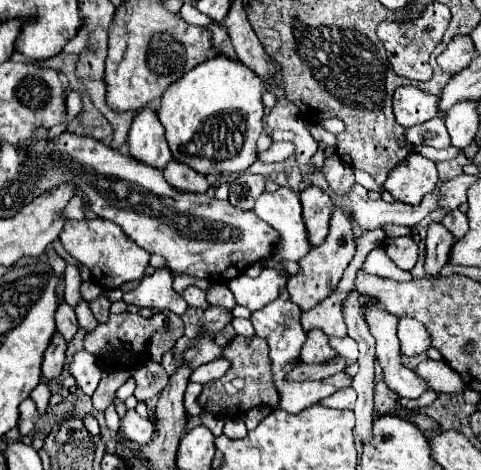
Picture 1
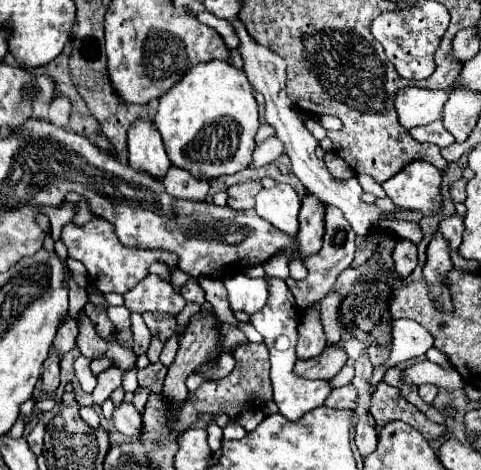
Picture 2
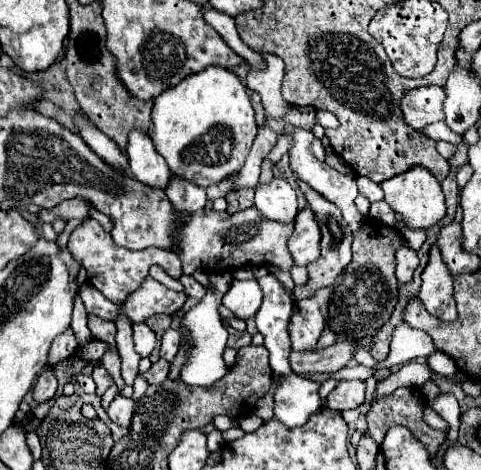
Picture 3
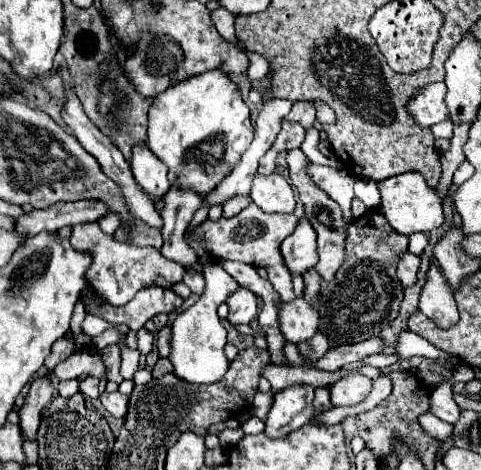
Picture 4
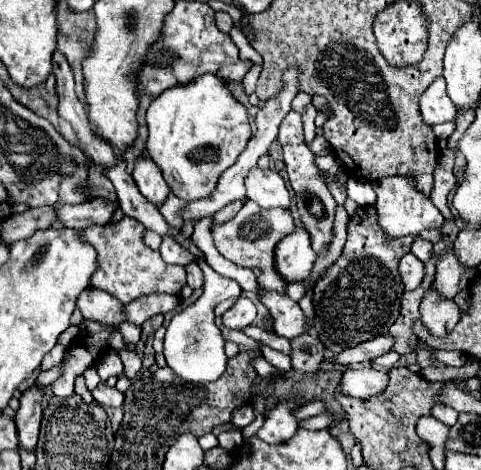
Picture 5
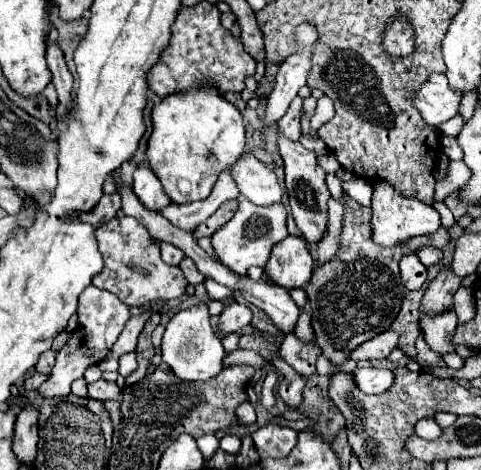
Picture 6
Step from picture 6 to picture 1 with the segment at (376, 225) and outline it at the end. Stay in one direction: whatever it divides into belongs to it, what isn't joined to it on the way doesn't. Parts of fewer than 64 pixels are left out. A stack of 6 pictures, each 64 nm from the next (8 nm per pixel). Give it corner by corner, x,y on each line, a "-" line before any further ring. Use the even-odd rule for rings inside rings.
414,152
412,156
408,156
408,160
400,162
388,174
384,188
392,192
392,196
398,202
420,204
424,194
436,188
436,182
438,182
436,164

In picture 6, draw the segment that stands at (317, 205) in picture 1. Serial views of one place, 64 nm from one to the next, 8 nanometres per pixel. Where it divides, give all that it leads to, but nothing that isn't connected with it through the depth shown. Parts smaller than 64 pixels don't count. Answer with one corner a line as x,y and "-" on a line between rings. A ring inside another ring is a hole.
288,236
272,248
266,274
282,288
302,288
314,268
314,258
308,250
304,236

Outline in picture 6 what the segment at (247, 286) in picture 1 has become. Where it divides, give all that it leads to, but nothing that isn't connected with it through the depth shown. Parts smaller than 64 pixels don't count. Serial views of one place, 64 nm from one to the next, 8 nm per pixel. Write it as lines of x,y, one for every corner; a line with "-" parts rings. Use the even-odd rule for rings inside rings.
234,302
226,306
226,310
220,314
220,330
224,330
226,334
238,332
250,322
252,322
252,308
248,304

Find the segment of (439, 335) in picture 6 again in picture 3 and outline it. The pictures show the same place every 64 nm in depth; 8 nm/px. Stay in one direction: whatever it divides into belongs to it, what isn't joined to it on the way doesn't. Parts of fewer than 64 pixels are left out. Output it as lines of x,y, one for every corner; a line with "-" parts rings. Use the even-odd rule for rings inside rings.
436,244
430,250
428,266
422,272
422,288
418,296
430,314
442,320
456,320
456,302
452,298
452,276

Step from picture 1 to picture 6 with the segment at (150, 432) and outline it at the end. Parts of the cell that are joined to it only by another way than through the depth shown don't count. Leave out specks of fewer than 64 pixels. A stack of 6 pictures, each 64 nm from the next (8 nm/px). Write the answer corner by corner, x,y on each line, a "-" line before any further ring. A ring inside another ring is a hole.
98,380
94,384
88,384
88,396
92,400
100,400
100,402
108,402
108,400
118,400
120,398
120,388
114,382
106,382
106,380

